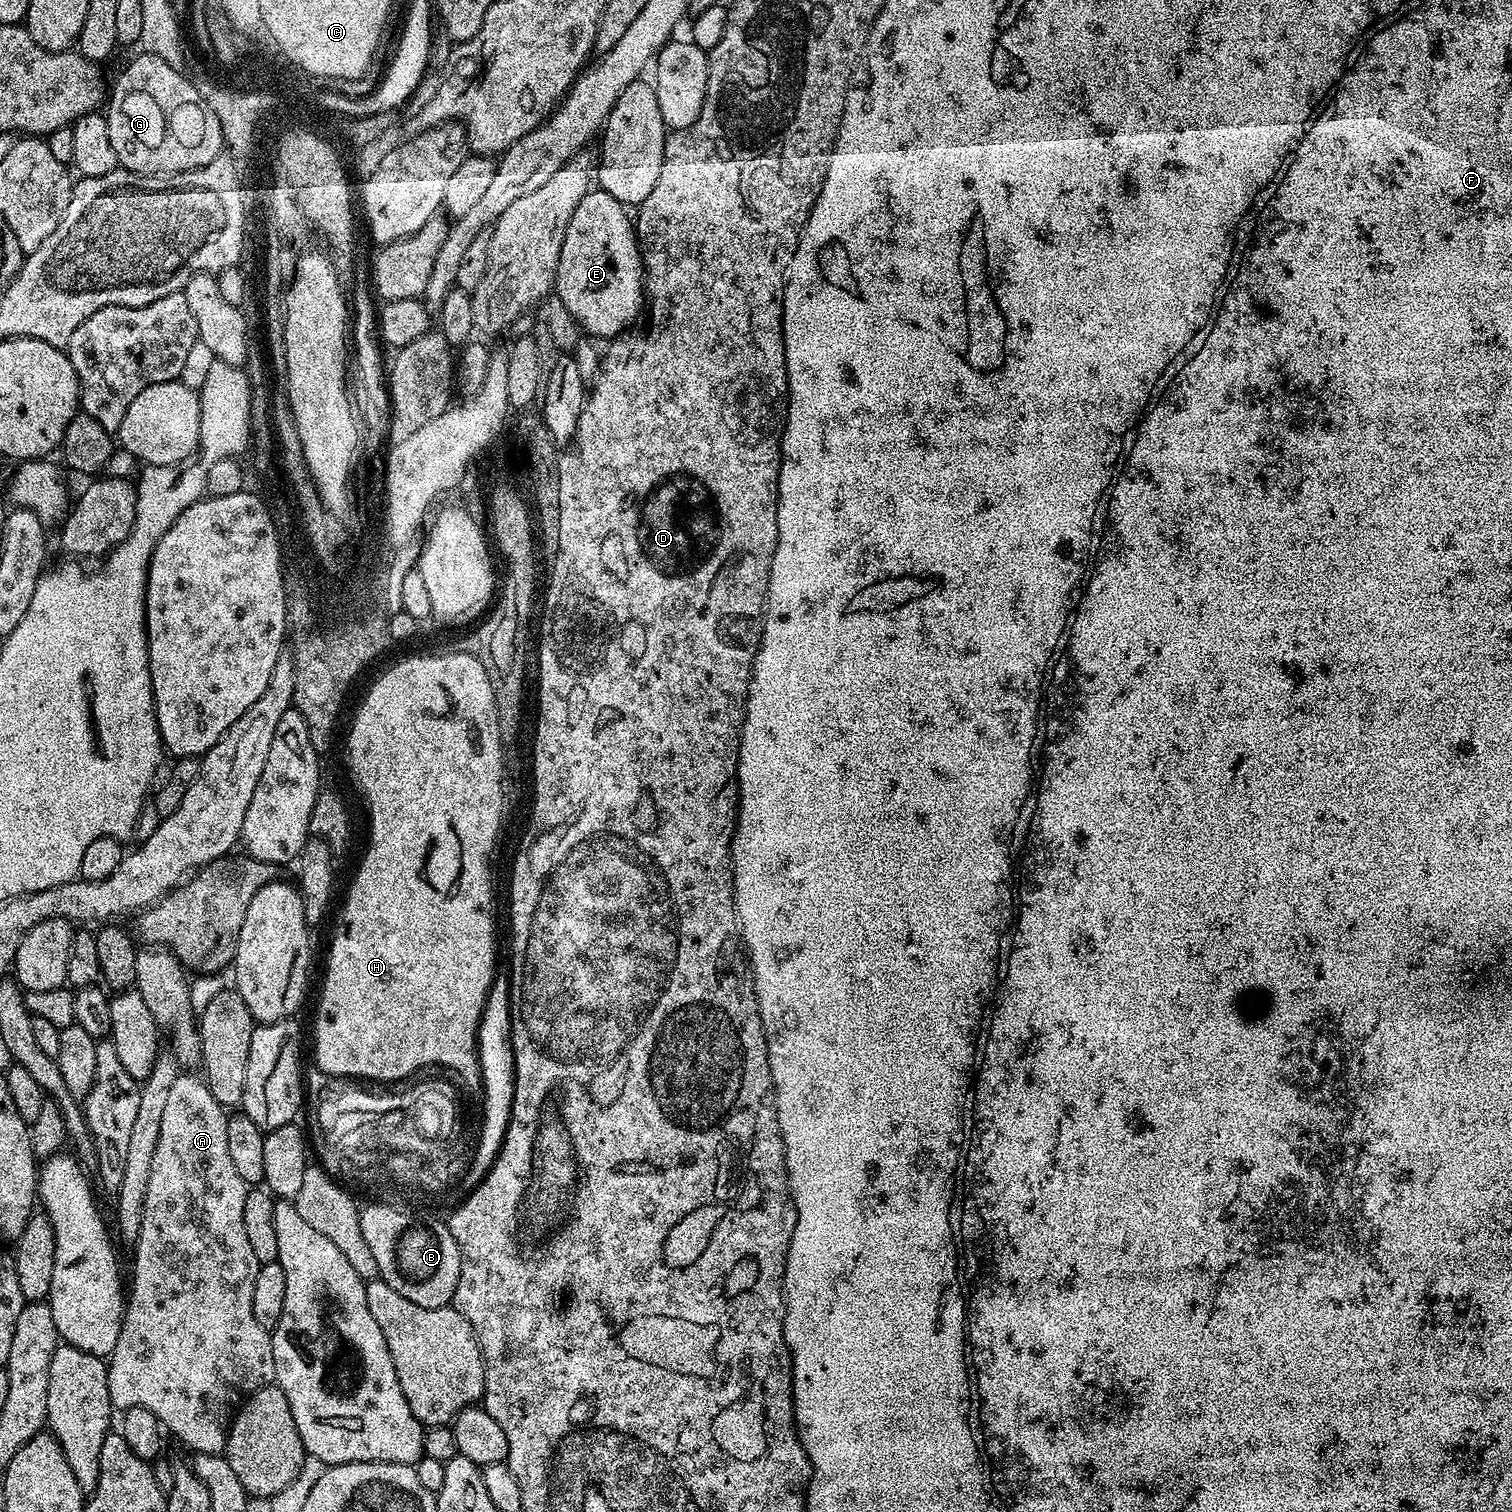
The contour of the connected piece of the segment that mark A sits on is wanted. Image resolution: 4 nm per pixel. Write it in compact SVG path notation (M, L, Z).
M182 1074L174 1082L173 1088L166 1101L166 1107L162 1114L162 1130L158 1133L158 1147L154 1149L154 1162L150 1162L150 1182L146 1186L146 1210L142 1210L142 1230L138 1234L138 1242L134 1246L136 1252L136 1261L132 1264L132 1289L127 1289L126 1292L126 1307L124 1309L124 1321L119 1332L116 1333L116 1345L111 1356L107 1357L108 1365L108 1389L110 1390L110 1402L113 1409L123 1410L125 1408L133 1408L134 1406L142 1406L146 1410L150 1410L150 1414L154 1414L160 1420L161 1425L169 1433L176 1432L176 1436L185 1444L186 1447L192 1448L193 1453L205 1452L206 1454L223 1453L224 1447L228 1445L228 1430L232 1422L233 1416L236 1414L236 1409L244 1403L248 1397L253 1396L260 1388L273 1383L276 1379L276 1367L274 1366L274 1350L272 1349L272 1334L269 1329L262 1327L258 1318L254 1318L254 1278L258 1274L261 1264L258 1258L254 1258L254 1250L250 1247L250 1241L246 1239L246 1225L242 1223L242 1205L246 1202L246 1194L248 1193L249 1184L238 1174L237 1168L234 1167L230 1159L230 1150L226 1143L226 1122L229 1118L229 1113L221 1106L214 1098L214 1094L210 1094L208 1085L203 1079L196 1074Z

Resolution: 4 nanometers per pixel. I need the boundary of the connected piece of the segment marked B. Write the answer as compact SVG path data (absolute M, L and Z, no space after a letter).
M371 1202L360 1208L360 1225L362 1235L374 1253L374 1262L378 1262L379 1279L386 1283L402 1298L410 1298L410 1302L418 1302L418 1306L427 1308L446 1308L452 1304L452 1295L456 1293L460 1277L460 1247L454 1242L454 1234L447 1223L436 1216L423 1216L416 1208L403 1208L393 1202Z

